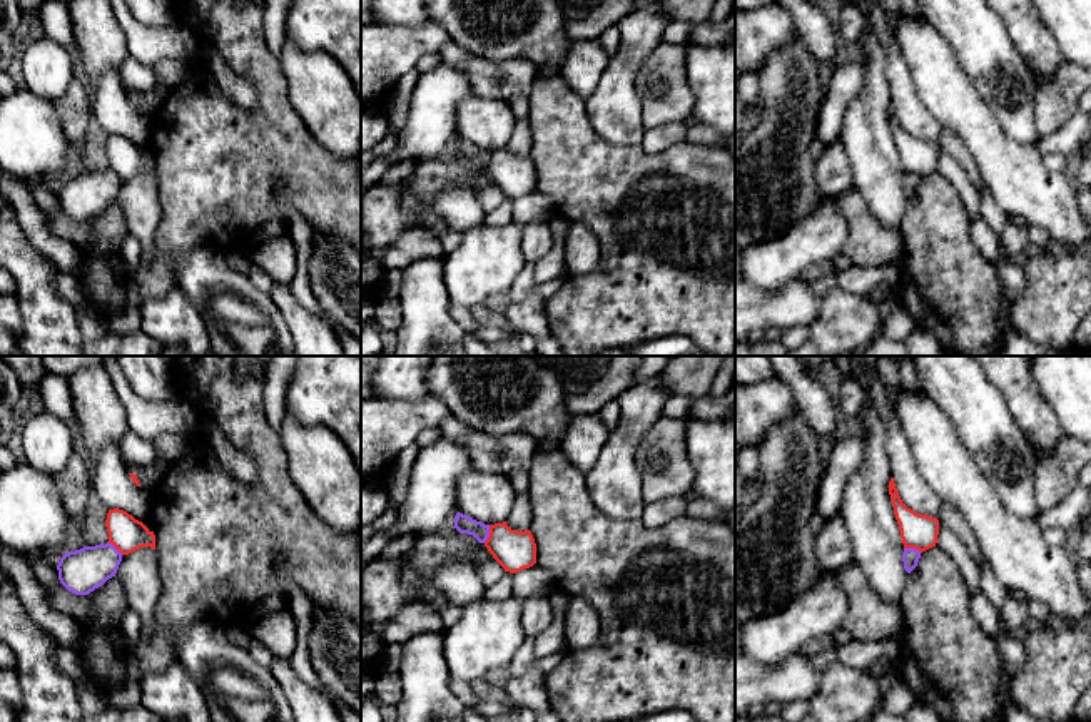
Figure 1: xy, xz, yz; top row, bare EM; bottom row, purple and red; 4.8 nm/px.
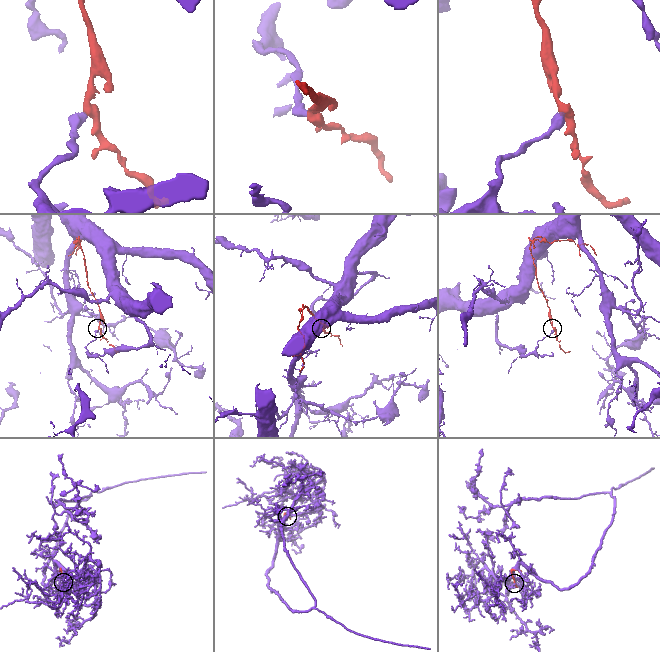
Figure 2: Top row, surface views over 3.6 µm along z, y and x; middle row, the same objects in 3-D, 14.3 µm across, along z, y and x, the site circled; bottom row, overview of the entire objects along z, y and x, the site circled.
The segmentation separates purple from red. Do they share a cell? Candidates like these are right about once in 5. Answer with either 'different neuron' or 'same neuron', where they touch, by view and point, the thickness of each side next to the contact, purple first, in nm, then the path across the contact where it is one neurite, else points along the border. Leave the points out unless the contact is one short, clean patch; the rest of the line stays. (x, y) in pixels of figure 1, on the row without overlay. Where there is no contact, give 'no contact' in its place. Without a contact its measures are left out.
different neuron; contact xz (488, 159); calibres 90 and 190 nm; border xz (490, 151), (490, 161), (483, 167)

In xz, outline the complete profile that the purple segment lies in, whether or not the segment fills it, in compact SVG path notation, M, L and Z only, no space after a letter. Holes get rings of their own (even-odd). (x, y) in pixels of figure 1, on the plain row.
M459 137L454 142L454 154L459 159L473 160L480 169L485 169L490 162L490 150L476 147Z

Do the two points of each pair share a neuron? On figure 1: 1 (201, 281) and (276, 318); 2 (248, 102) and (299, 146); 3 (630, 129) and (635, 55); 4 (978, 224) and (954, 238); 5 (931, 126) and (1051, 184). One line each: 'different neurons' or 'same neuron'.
1: same neuron
2: different neurons
3: same neuron
4: different neurons
5: different neurons

